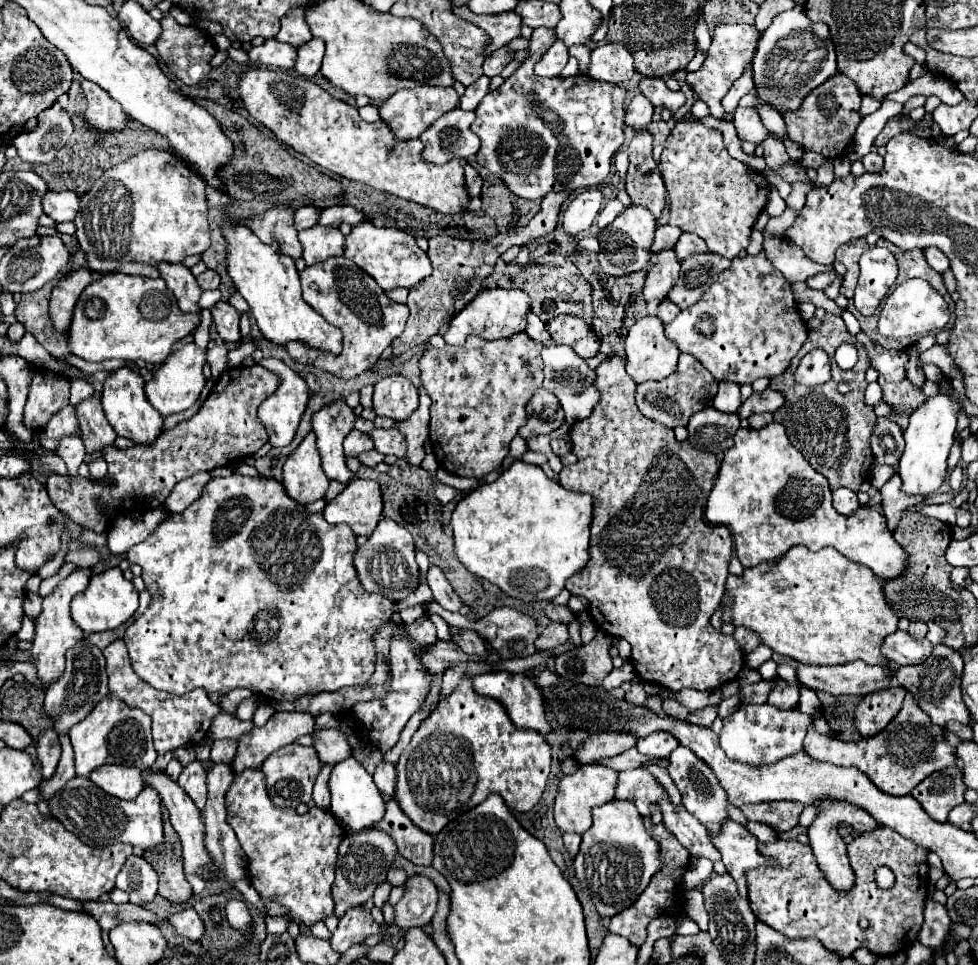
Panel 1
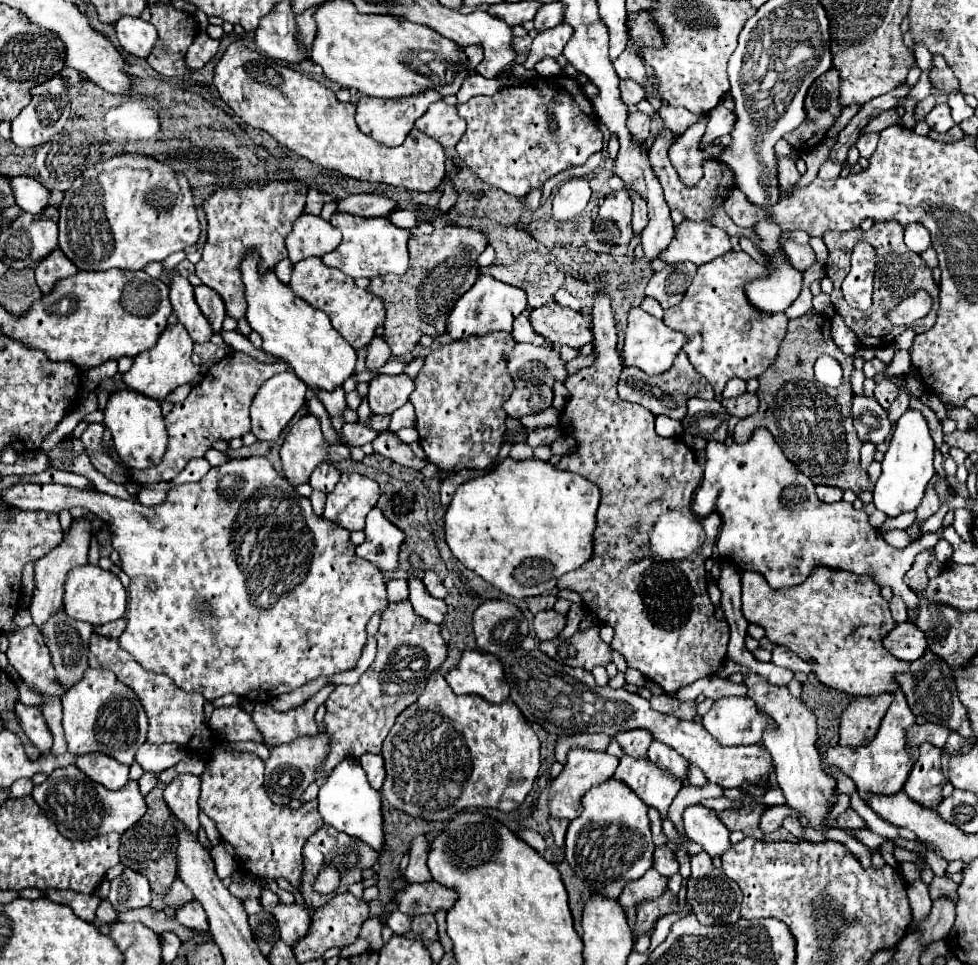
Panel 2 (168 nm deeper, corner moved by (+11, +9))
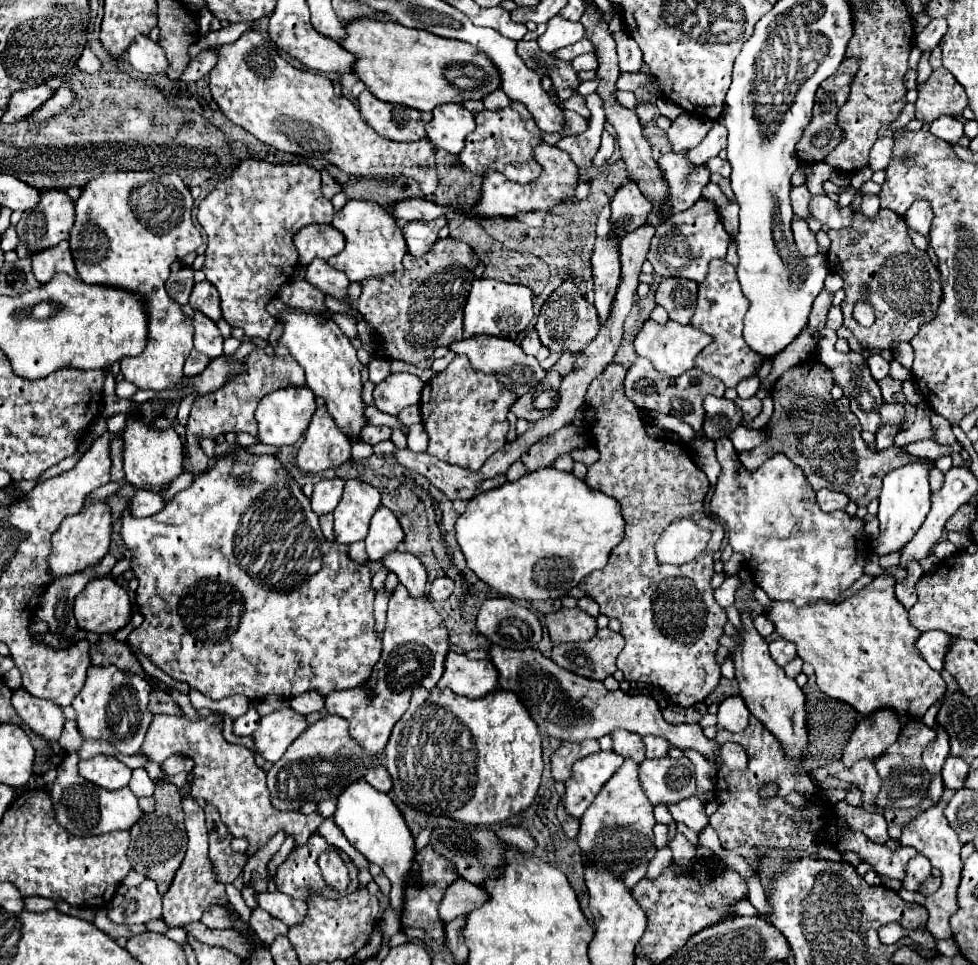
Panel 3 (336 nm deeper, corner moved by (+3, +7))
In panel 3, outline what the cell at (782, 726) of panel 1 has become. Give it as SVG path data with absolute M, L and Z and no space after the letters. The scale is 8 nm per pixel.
M740 695L726 697L720 703L720 709L718 709L718 725L720 727L724 727L732 733L740 733L746 729L748 717L750 717L750 711Z

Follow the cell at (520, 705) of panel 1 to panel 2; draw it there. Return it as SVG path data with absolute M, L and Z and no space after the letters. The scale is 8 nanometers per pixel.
M464 651L460 663L446 675L456 695L480 695L490 703L504 703L510 697L504 665L498 657L482 651Z

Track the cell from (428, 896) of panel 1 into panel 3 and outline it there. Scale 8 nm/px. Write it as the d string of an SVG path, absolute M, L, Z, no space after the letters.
M458 879L456 883L452 883L446 889L446 895L440 903L440 917L442 921L452 921L458 915L470 913L478 907L482 907L486 901L490 899L490 895L486 893L484 887L472 885L466 879Z

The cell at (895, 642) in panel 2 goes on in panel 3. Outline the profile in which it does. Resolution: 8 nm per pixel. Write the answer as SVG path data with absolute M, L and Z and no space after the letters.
M926 631L916 641L916 647L922 653L922 657L926 659L926 663L930 663L932 669L942 671L944 669L944 657L948 653L950 643L952 643L952 635L948 635L944 631Z

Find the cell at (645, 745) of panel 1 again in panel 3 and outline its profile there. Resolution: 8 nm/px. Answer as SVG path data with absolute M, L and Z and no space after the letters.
M616 729L612 735L612 751L616 751L618 755L622 757L632 757L636 759L638 763L642 763L646 757L644 757L644 743L642 743L642 737L640 735L634 735L630 731L622 731L622 729Z

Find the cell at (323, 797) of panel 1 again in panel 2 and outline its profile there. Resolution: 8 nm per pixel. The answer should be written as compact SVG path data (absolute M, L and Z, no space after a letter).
M410 601L386 607L376 639L378 655L360 681L356 685L338 685L326 699L324 733L330 735L330 751L324 763L316 767L318 781L326 779L334 765L346 757L358 759L365 753L381 754L383 741L396 717L420 697L428 677L446 659L446 641L440 637L440 627L418 617Z

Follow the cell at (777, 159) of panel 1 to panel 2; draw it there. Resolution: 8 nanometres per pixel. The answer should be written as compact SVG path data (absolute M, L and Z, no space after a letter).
M778 155L776 157L776 167L778 167L778 183L780 183L780 189L782 191L790 191L798 179L800 179L800 173L796 169L796 159L794 157L782 157Z

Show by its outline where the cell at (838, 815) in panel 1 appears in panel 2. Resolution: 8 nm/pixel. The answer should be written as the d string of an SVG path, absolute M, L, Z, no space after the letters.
M744 671L744 683L748 685L748 695L756 701L756 705L762 711L770 713L770 717L774 717L774 721L776 721L778 729L766 733L762 743L766 745L766 749L770 749L770 755L774 759L774 765L776 765L774 773L778 779L778 787L782 789L784 797L786 797L786 805L796 809L802 817L806 817L810 821L812 829L820 831L824 837L828 837L830 840L846 845L846 848L853 854L858 854L864 869L869 868L871 866L869 847L856 841L845 832L824 825L824 819L830 815L830 811L834 807L830 803L830 799L838 797L838 791L836 791L836 779L822 771L822 761L814 747L814 741L818 735L814 713L810 713L810 709L806 709L806 705L802 701L794 699L788 689L774 689L774 685L766 685L766 681L762 681L762 677L758 677L756 673Z

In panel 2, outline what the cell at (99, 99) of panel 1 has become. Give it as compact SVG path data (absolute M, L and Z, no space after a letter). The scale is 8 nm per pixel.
M60 75L52 77L52 79L38 85L30 90L30 95L33 96L44 96L44 95L55 95L58 96L64 91L64 81Z

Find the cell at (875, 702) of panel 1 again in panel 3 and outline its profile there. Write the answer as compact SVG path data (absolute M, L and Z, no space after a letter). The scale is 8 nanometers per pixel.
M876 711L862 719L844 747L842 763L852 767L860 759L878 759L900 735L900 721L894 711Z

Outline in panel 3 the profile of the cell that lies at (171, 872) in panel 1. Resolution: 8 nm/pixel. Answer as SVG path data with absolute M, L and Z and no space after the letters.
M156 783L154 791L154 811L148 815L142 815L130 829L132 843L128 847L128 859L132 863L132 869L146 875L148 879L156 881L158 893L166 893L170 887L170 879L174 877L174 871L180 867L184 853L186 853L186 829L184 829L184 811L182 811L182 799L172 783Z

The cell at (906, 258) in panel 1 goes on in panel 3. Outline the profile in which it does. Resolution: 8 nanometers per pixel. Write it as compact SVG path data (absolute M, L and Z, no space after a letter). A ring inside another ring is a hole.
M880 209L872 219L856 211L850 227L830 229L828 235L832 239L828 267L844 279L846 289L846 299L842 301L844 325L860 343L876 351L892 351L902 341L912 341L916 331L934 319L942 299L942 285L940 273L928 253L916 249L906 235L904 219L890 209ZM866 289L868 299L876 309L876 321L872 327L860 327L852 317L852 307Z

